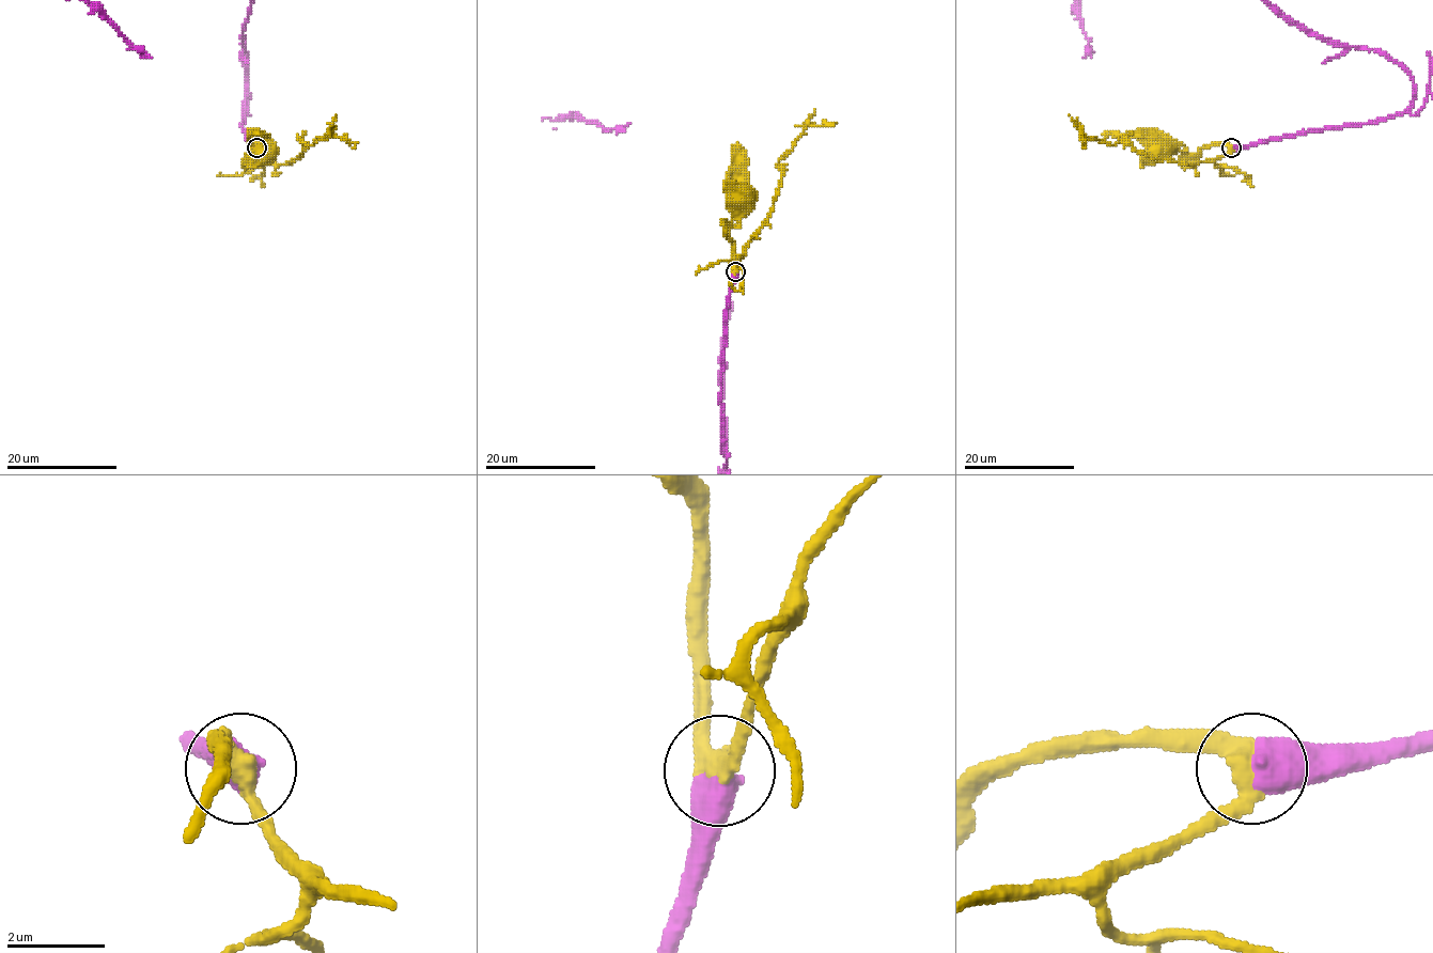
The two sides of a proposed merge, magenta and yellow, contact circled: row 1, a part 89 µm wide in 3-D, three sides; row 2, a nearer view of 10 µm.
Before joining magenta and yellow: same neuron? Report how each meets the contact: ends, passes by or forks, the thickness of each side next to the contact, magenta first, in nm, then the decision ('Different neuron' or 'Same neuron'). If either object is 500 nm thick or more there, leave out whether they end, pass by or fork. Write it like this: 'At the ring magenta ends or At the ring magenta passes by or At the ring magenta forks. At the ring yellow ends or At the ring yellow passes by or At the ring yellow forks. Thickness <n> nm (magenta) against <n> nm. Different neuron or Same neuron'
Thickness 650 nm (magenta) against 400 nm. Same neuron

